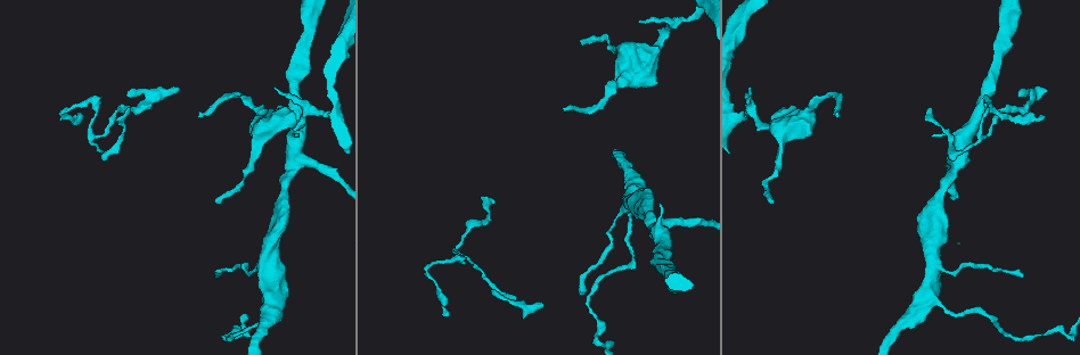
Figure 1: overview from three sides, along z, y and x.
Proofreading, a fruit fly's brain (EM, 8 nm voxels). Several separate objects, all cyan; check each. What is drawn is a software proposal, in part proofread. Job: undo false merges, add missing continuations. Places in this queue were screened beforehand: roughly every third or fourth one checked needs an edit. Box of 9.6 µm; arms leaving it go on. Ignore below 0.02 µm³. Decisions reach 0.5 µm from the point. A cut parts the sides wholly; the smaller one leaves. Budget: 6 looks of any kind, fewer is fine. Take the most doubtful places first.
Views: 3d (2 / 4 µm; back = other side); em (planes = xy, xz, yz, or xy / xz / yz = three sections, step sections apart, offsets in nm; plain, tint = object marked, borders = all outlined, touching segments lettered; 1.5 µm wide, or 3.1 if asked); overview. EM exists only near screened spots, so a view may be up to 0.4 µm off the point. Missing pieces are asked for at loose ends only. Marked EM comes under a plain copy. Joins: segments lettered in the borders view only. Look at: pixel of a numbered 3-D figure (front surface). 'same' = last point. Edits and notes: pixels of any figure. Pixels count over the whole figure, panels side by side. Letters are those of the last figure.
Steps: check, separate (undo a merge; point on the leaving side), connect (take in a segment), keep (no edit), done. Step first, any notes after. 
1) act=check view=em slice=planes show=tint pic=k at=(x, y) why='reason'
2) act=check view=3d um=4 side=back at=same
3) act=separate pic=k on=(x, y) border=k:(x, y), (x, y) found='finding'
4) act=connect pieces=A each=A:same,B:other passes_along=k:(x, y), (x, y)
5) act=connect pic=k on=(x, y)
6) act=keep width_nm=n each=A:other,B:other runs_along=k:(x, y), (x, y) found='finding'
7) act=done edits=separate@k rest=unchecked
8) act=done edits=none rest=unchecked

act=check view=em slice=planes show=borders pic=1 at=(214, 202)

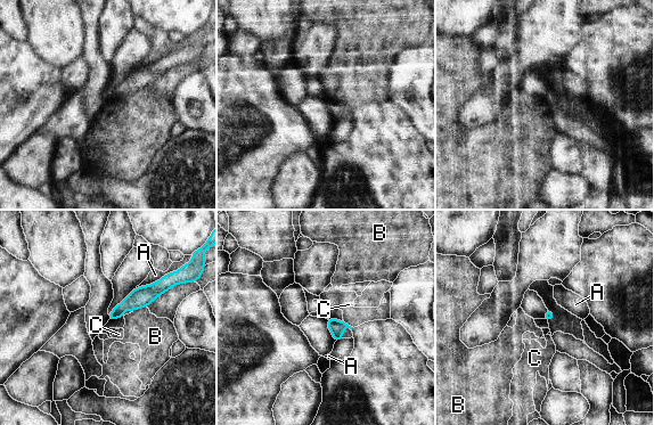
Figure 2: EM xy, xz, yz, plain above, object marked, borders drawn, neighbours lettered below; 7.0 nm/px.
act=keep each=A:other,B:other,C:other border=2:(146, 307), (140, 307), (132, 312) found='none of them fits'

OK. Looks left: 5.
act=check view=em slice=xz step=8 show=borders pic=1 at=(294, 137) why='thick end'

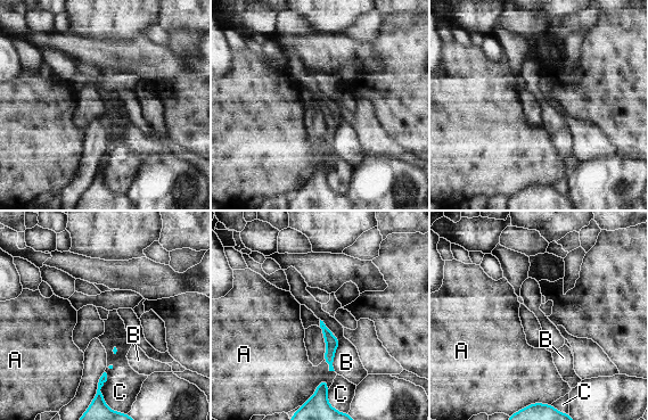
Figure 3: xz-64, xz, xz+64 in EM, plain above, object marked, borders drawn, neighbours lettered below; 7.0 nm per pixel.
act=keep each=A:other,B:other,C:other found='none of them fits'

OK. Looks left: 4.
act=check view=em slice=planes show=borders pic=1 at=(494, 289) why='thin end'

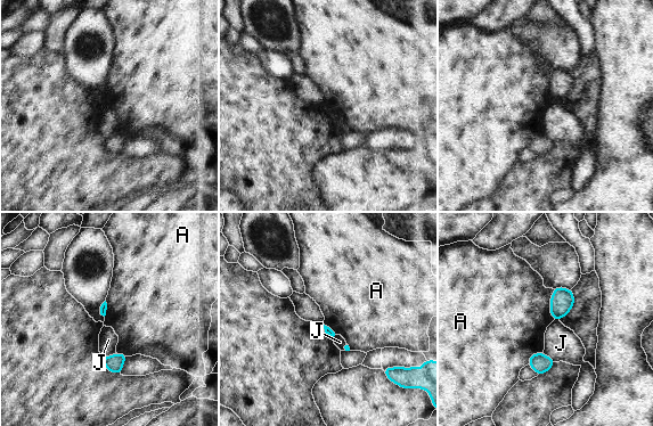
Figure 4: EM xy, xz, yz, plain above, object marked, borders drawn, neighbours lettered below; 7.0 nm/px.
act=keep each=A:other,J:other border=4:(554, 289), (551, 296), (553, 319) found='none of them fits'

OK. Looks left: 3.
act=done edits=none rest=unchecked

